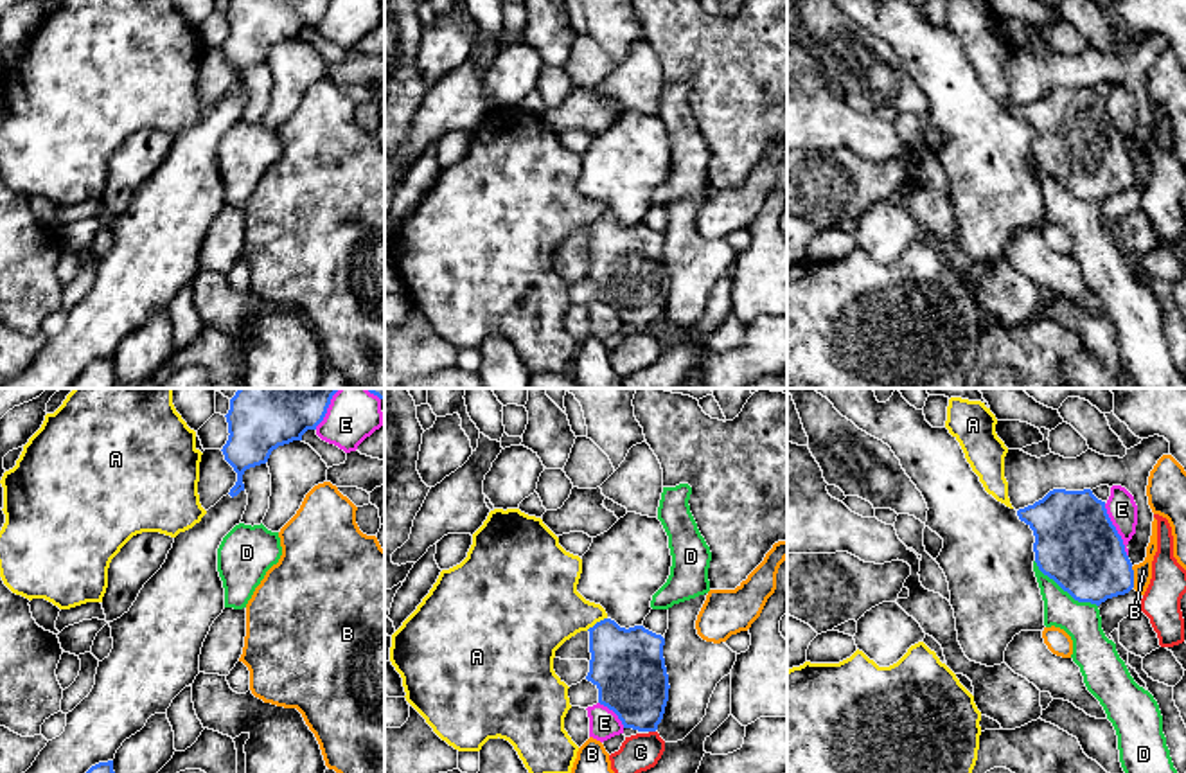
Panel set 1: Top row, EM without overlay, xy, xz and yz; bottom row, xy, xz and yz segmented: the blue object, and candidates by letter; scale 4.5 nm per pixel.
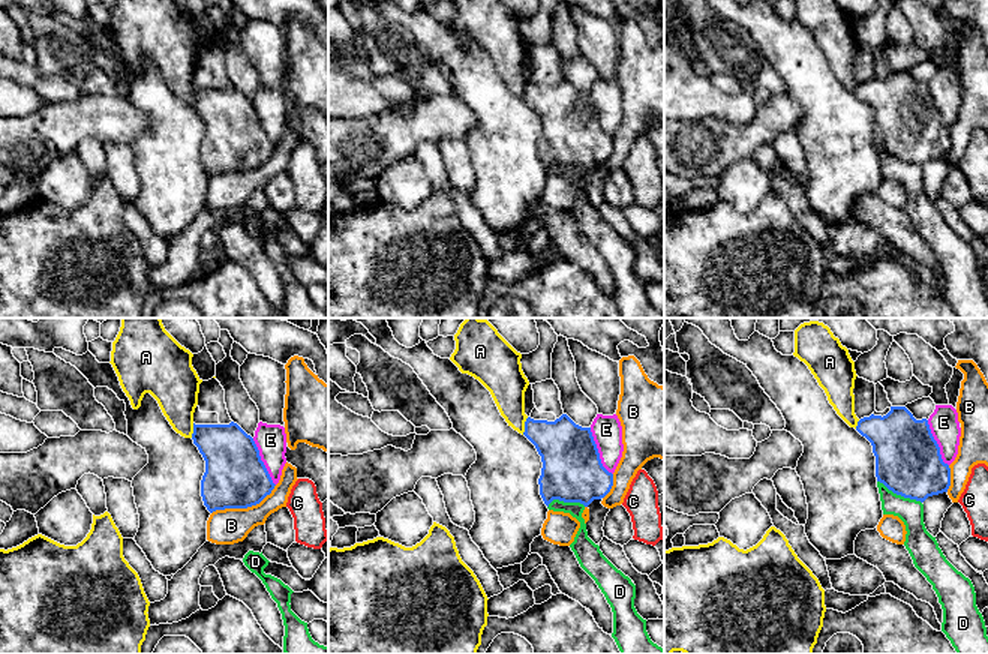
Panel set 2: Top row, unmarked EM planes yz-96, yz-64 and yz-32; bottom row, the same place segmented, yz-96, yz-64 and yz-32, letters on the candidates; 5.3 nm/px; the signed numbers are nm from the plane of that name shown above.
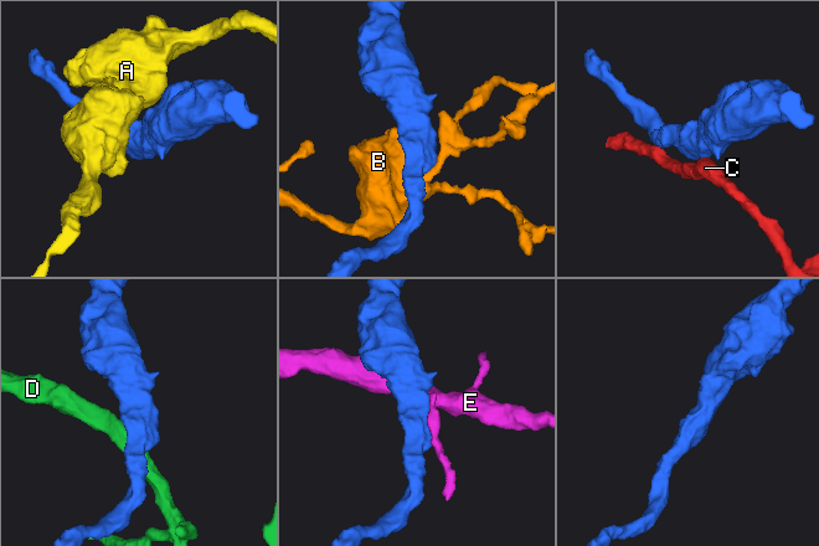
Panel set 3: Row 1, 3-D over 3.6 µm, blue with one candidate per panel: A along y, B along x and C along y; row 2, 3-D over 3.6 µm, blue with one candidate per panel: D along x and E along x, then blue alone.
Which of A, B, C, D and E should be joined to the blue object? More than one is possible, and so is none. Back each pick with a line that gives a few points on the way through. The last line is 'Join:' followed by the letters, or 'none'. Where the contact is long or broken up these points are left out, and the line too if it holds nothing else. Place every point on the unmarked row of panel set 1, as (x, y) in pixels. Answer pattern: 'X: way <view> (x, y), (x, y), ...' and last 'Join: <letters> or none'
Join: none

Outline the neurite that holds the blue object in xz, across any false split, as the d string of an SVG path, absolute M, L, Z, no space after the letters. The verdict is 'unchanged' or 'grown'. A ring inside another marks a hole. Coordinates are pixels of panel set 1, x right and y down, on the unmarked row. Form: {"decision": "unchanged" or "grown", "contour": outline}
{"decision": "unchanged", "contour": "M604 216L589 228L589 270L598 300L613 307L624 325L656 329L668 298L665 235L643 223L620 225Z"}

